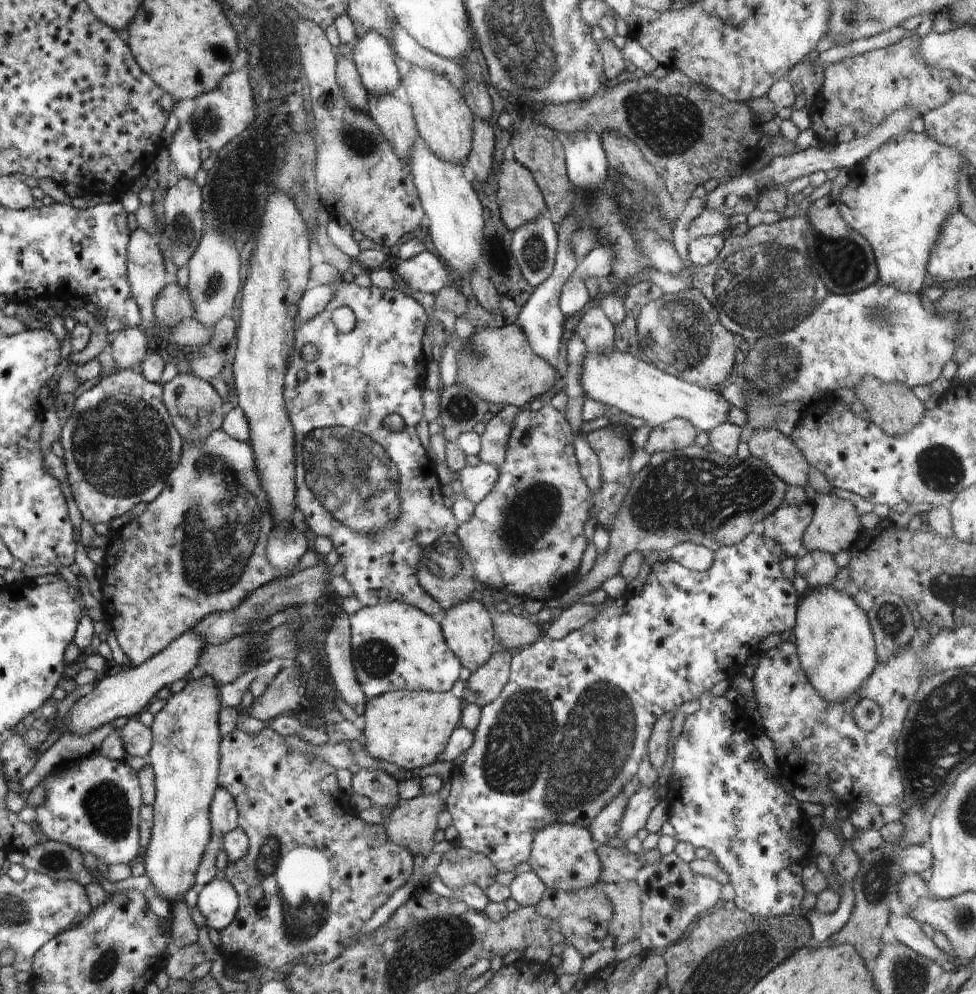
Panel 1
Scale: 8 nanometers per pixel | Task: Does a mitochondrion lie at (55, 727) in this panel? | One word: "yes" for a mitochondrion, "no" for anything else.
no

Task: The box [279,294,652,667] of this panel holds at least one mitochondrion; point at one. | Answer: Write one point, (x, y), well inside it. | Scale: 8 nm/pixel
(354, 477)

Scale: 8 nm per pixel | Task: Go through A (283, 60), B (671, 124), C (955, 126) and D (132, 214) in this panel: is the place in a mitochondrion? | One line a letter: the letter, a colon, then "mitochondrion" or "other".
A: mitochondrion
B: mitochondrion
C: other
D: other

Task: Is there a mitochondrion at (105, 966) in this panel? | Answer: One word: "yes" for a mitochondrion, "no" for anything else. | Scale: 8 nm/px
yes

